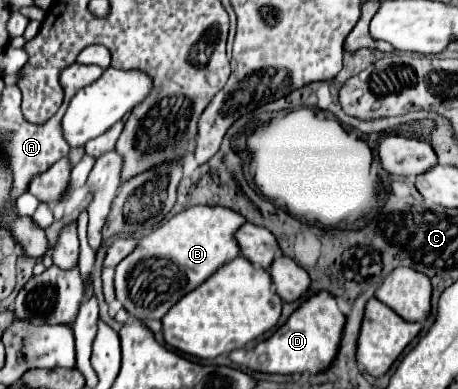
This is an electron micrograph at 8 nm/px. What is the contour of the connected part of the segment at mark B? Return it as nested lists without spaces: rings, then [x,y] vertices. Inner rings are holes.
[[[191,206],[191,208],[185,208],[183,212],[175,214],[169,222],[165,222],[151,234],[143,236],[139,240],[137,248],[125,260],[119,262],[119,266],[115,268],[117,300],[123,304],[123,308],[133,318],[161,320],[169,312],[169,308],[175,306],[177,300],[181,300],[185,294],[189,294],[191,290],[201,286],[211,274],[215,274],[221,266],[225,266],[227,262],[235,260],[241,254],[241,248],[237,246],[237,240],[235,240],[235,232],[245,222],[247,222],[245,216],[237,214],[235,210],[223,208],[223,206]]]

